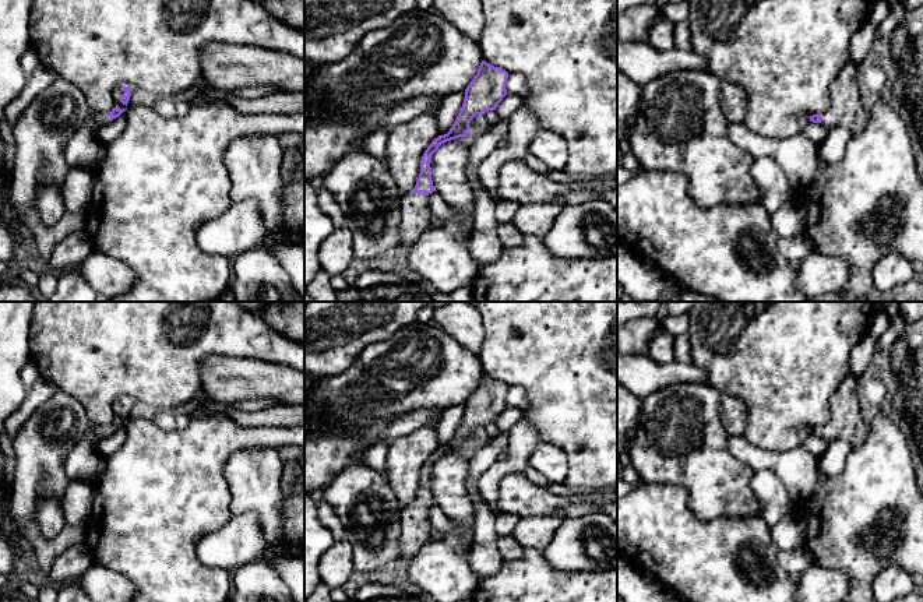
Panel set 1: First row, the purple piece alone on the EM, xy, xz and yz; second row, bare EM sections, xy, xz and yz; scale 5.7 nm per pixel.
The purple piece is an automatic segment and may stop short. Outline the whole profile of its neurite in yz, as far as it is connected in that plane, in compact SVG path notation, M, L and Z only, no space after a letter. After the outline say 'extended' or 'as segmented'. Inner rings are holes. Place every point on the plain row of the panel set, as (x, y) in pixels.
M848 376L829 398L829 418L821 427L810 429L810 434L827 441L845 440L850 447L860 446L869 436L869 423L860 415L860 388L857 379Z | extended

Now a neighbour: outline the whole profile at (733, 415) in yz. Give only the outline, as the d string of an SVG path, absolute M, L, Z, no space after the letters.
M722 395L719 399L719 420L728 436L743 436L748 422L744 399L734 395Z

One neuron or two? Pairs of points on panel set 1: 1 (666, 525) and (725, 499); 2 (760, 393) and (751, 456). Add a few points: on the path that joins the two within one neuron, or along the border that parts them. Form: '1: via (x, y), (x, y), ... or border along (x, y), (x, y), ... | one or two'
1: border along (676, 485), (698, 518), (726, 517) | two
2: border along (743, 435), (763, 449), (785, 451) | two

